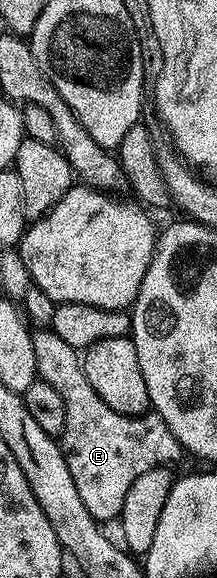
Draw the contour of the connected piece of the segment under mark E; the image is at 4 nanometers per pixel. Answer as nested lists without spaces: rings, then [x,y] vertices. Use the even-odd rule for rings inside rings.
[[[52,329],[34,330],[33,344],[39,378],[52,385],[59,397],[63,397],[63,405],[67,405],[67,425],[59,442],[67,469],[71,469],[71,481],[75,481],[75,489],[79,489],[79,498],[93,519],[116,520],[131,484],[147,473],[147,469],[173,465],[183,455],[181,443],[175,433],[167,429],[167,421],[155,413],[124,415],[111,409],[111,405],[91,389],[78,348],[67,345]]]

